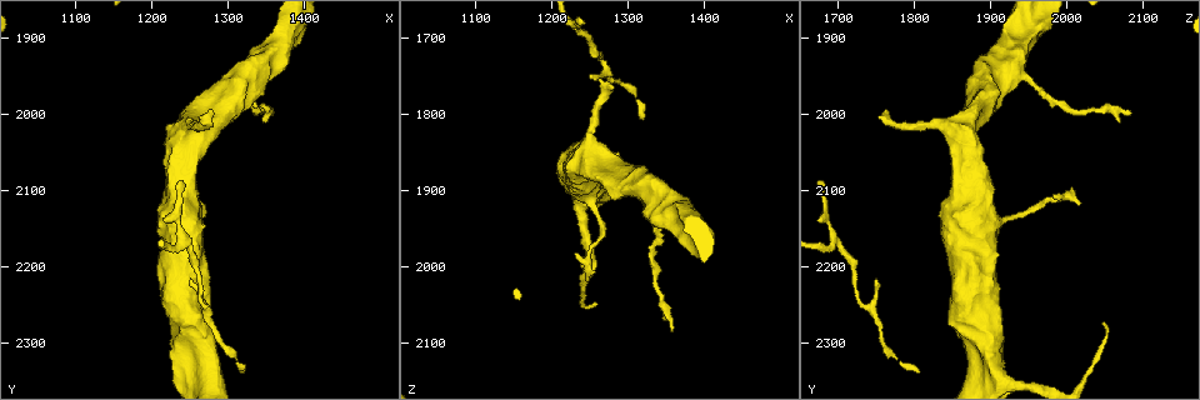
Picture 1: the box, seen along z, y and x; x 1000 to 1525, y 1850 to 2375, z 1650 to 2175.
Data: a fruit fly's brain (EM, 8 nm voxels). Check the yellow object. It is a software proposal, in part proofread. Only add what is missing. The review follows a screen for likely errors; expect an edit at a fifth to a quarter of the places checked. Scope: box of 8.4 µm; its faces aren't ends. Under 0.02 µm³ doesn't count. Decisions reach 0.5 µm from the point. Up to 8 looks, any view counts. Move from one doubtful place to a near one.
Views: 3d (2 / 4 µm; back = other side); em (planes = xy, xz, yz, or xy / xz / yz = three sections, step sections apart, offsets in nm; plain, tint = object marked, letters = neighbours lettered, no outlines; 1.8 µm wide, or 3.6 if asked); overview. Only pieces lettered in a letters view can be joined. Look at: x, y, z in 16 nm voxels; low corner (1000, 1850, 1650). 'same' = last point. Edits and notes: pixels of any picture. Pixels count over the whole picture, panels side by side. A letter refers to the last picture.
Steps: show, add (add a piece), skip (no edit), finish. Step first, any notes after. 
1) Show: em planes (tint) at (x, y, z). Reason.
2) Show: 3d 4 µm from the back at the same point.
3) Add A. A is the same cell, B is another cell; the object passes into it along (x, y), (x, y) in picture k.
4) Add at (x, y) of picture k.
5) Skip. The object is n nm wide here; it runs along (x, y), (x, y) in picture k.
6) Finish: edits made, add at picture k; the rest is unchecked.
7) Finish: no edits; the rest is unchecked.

Show: em planes (letters) at (1245, 2115, 2020). Branch stops here.

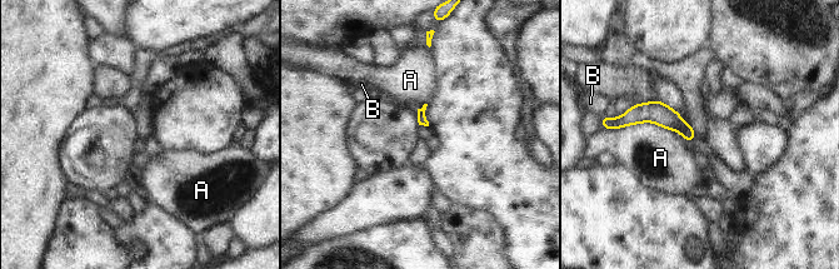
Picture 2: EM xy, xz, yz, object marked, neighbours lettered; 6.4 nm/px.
Skip. A and B are other cells; a border runs along (614, 128), (652, 121), (687, 142) in picture 2; no lettered piece goes on from it.

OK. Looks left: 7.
Show: 3d 4 µm at (1280, 1995, 1765). Free end.

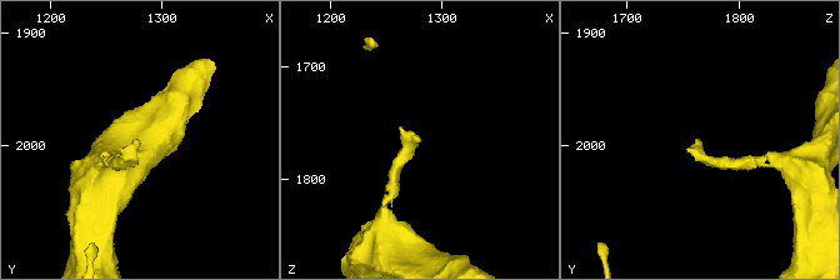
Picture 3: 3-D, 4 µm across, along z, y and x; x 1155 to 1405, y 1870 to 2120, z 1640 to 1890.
Show: em yz step 4 (tint) at (1280, 1996, 1766). Need the tissue.

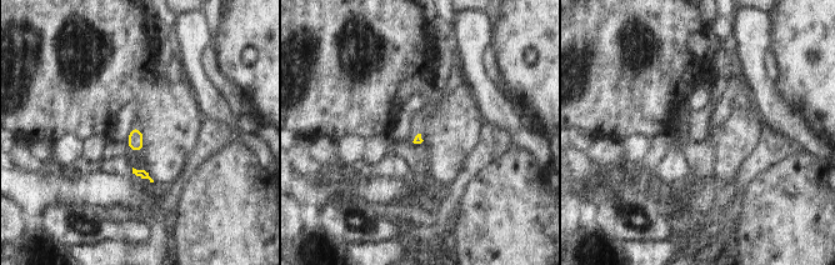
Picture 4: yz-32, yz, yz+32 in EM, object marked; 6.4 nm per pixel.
Show: em planes (letters) at the same point. Cut it another way.

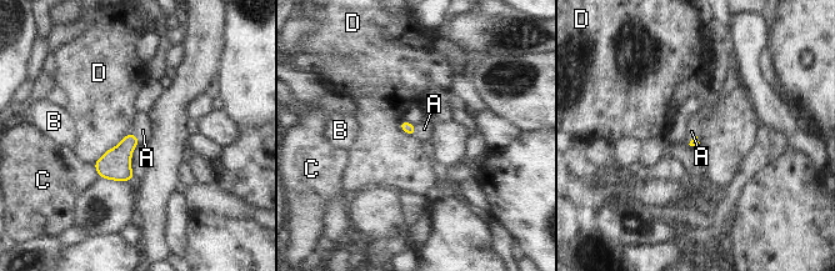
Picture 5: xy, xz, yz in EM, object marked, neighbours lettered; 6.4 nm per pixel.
Add A. A is the same cell, B, C and D are other cells; the object passes into it along (115, 164), (136, 137), (143, 130) in picture 5; it goes on there.

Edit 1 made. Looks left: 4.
Show: em xy step 16 (tint) at (1265, 2245, 1725). Thin neck.

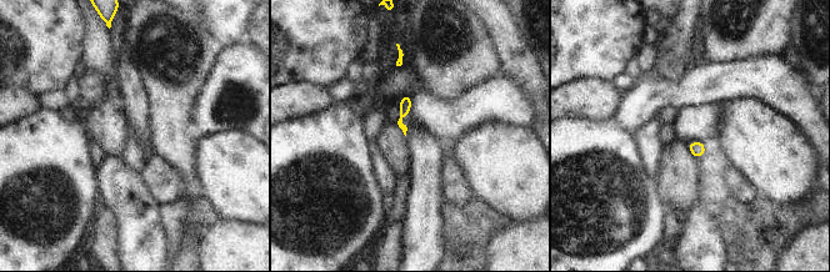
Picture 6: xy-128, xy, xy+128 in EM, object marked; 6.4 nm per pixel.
Show: em planes (letters) at the same point. Another direction.

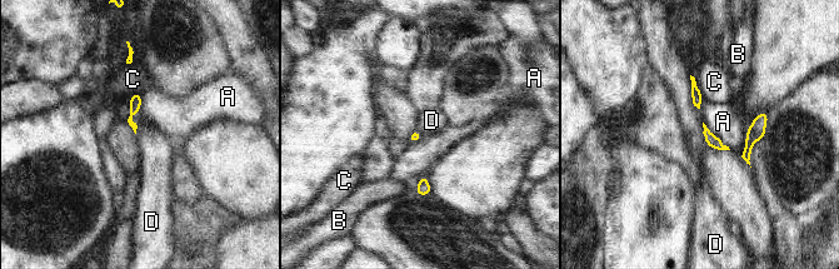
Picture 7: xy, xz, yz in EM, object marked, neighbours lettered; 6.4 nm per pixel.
Skip. A, B, C and D are other cells; a border runs along (689, 75), (690, 98), (699, 109) in picture 7; none of them fits.

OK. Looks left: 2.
Finish: edits made, add at picture 5; the rest is unchecked.

